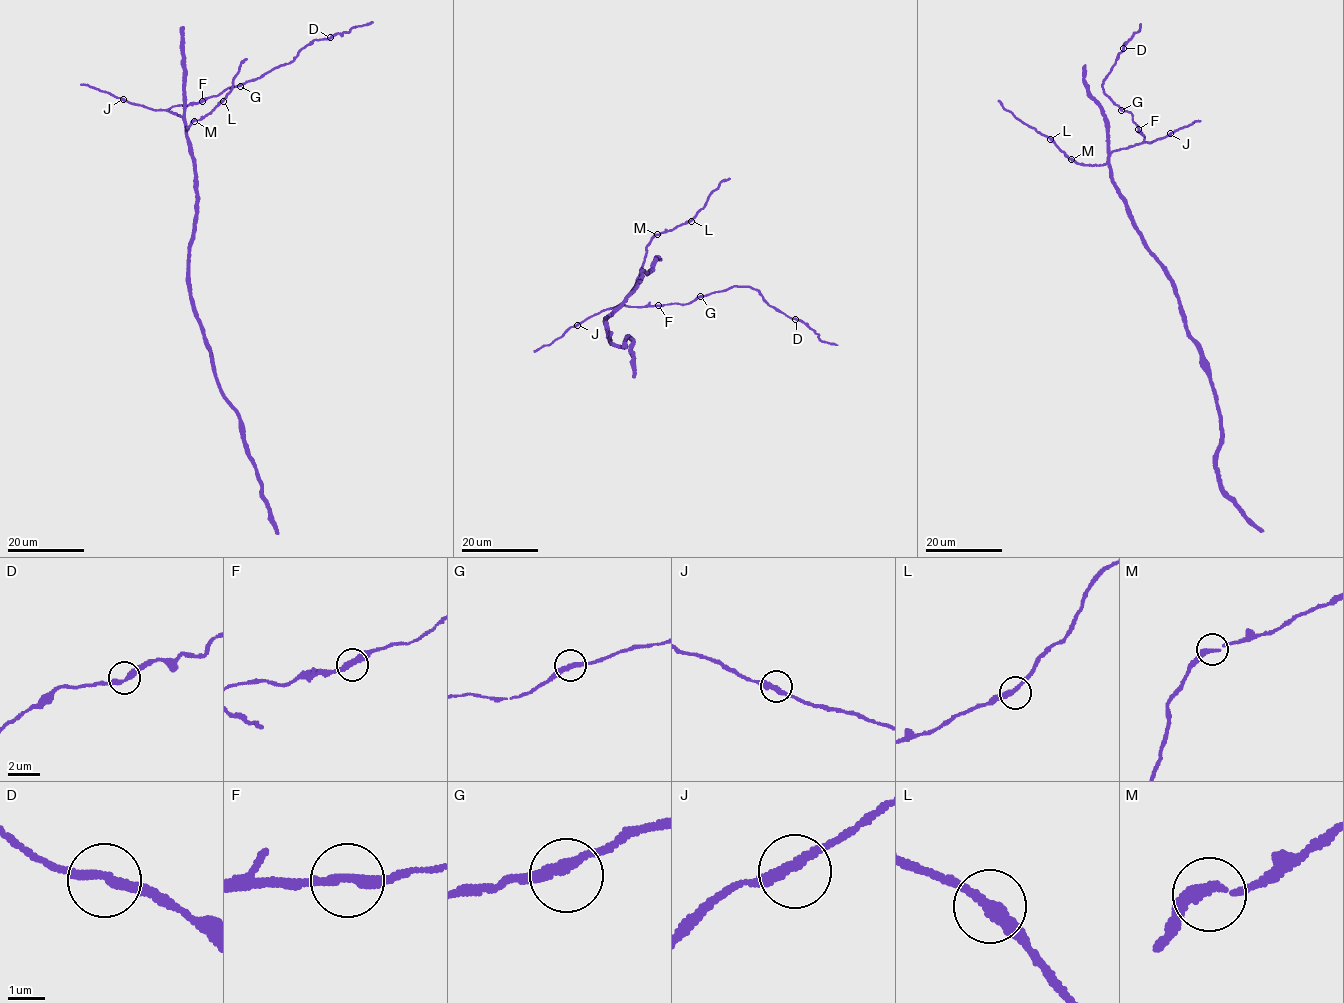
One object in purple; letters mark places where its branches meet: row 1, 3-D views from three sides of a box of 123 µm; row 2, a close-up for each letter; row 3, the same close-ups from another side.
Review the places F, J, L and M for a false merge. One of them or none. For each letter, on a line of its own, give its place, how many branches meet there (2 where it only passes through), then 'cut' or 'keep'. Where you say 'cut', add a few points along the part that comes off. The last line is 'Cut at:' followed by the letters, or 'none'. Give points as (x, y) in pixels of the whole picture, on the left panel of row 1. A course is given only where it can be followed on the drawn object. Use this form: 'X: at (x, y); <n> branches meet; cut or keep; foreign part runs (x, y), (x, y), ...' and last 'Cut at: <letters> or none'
F: at (202, 101); 2 branches meet; keep
J: at (123, 99); 2 branches meet; keep
L: at (223, 101); 2 branches meet; keep
M: at (194, 121); 2 branches meet; keep
Cut at: none

